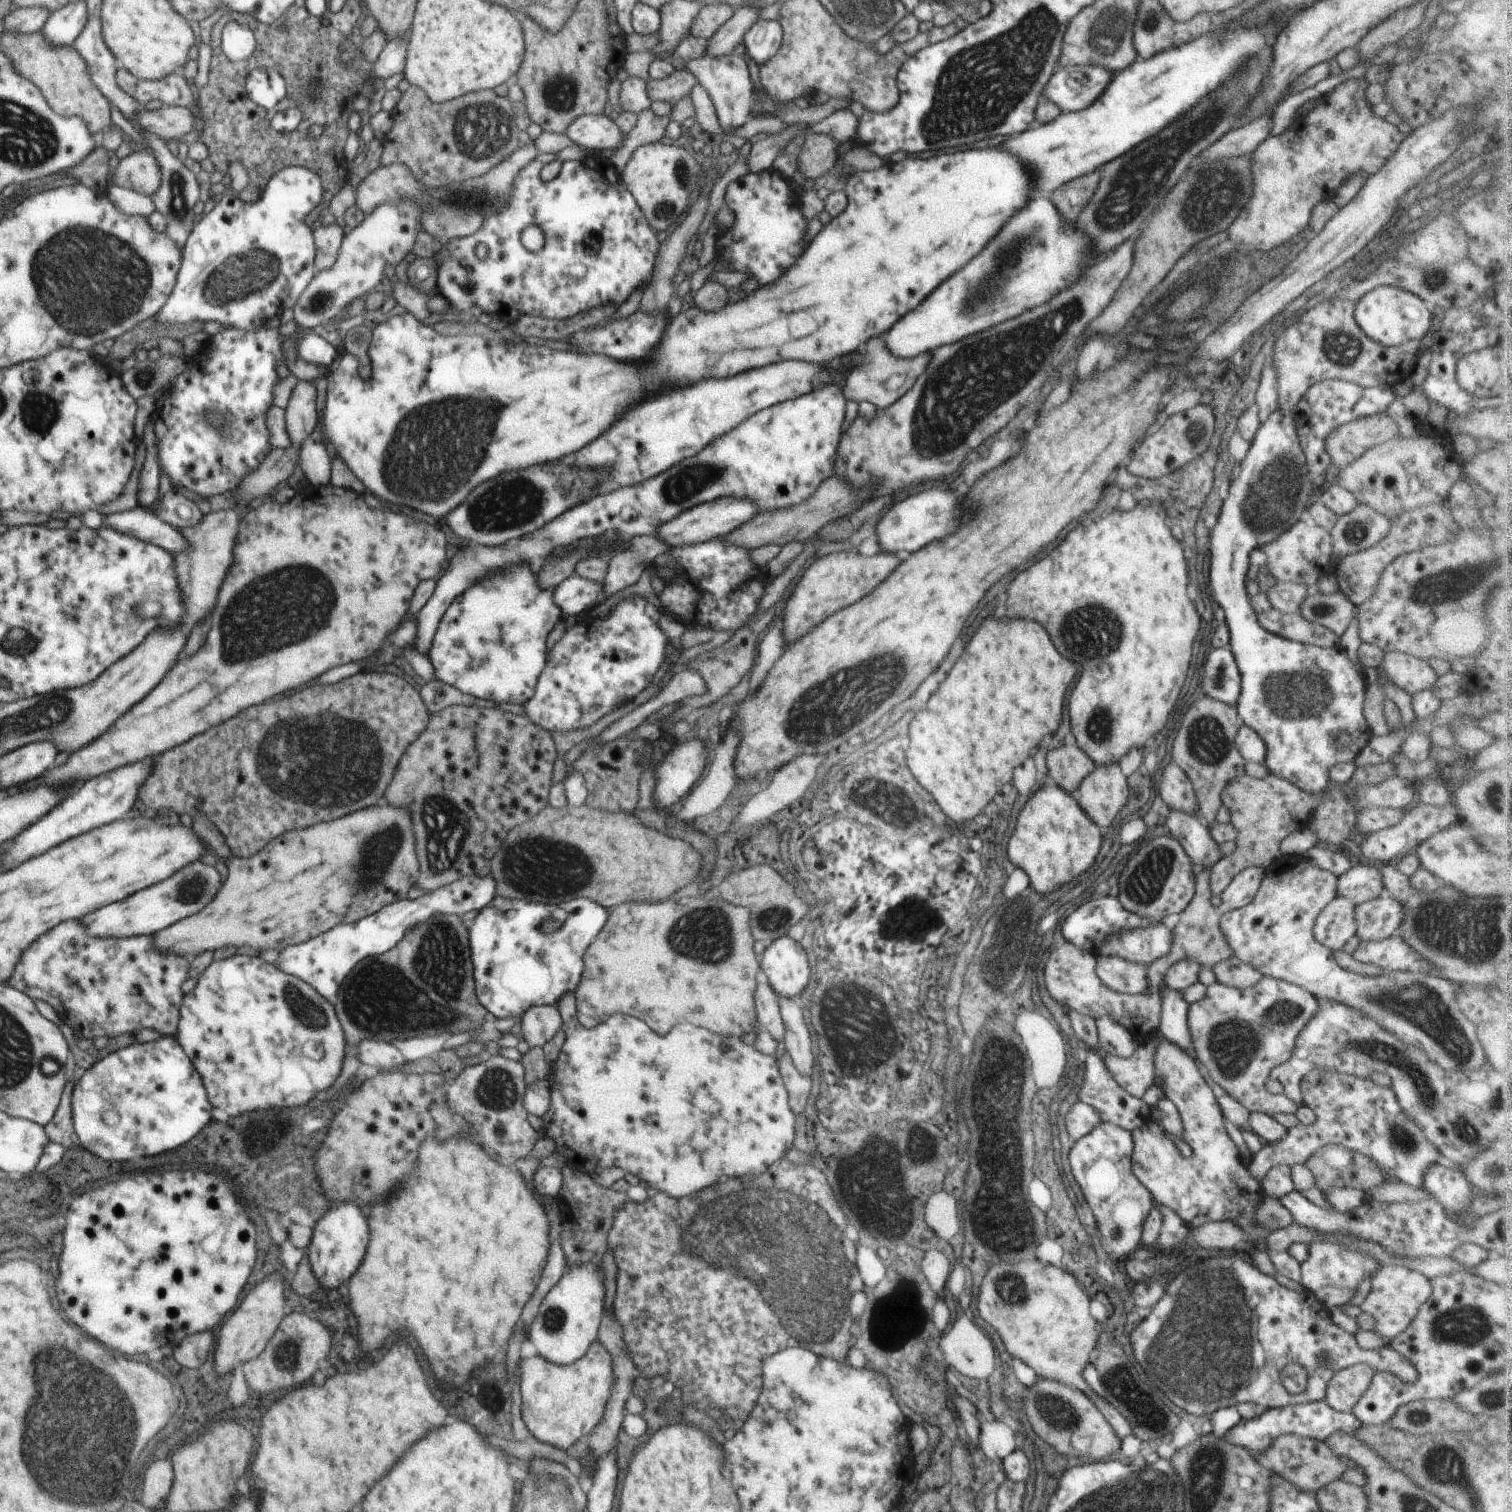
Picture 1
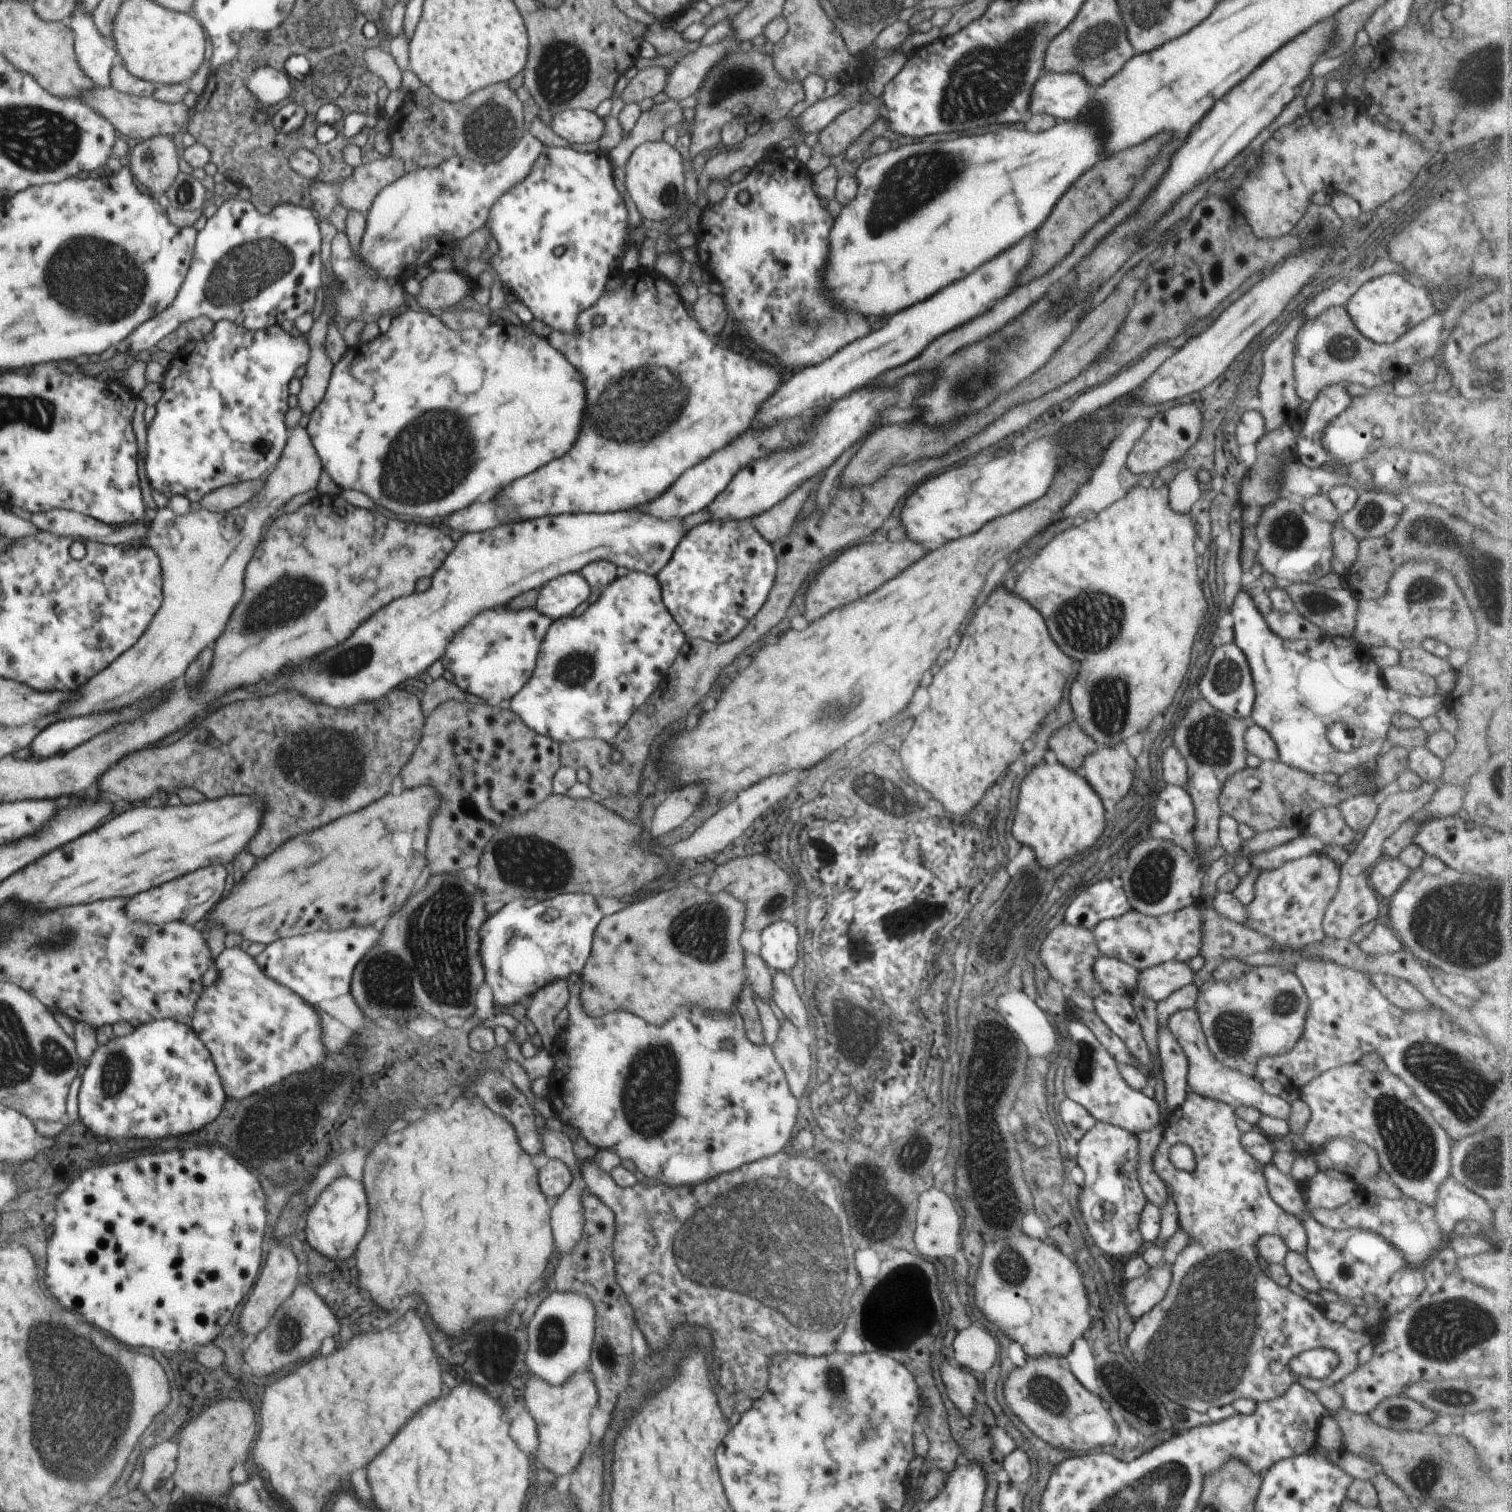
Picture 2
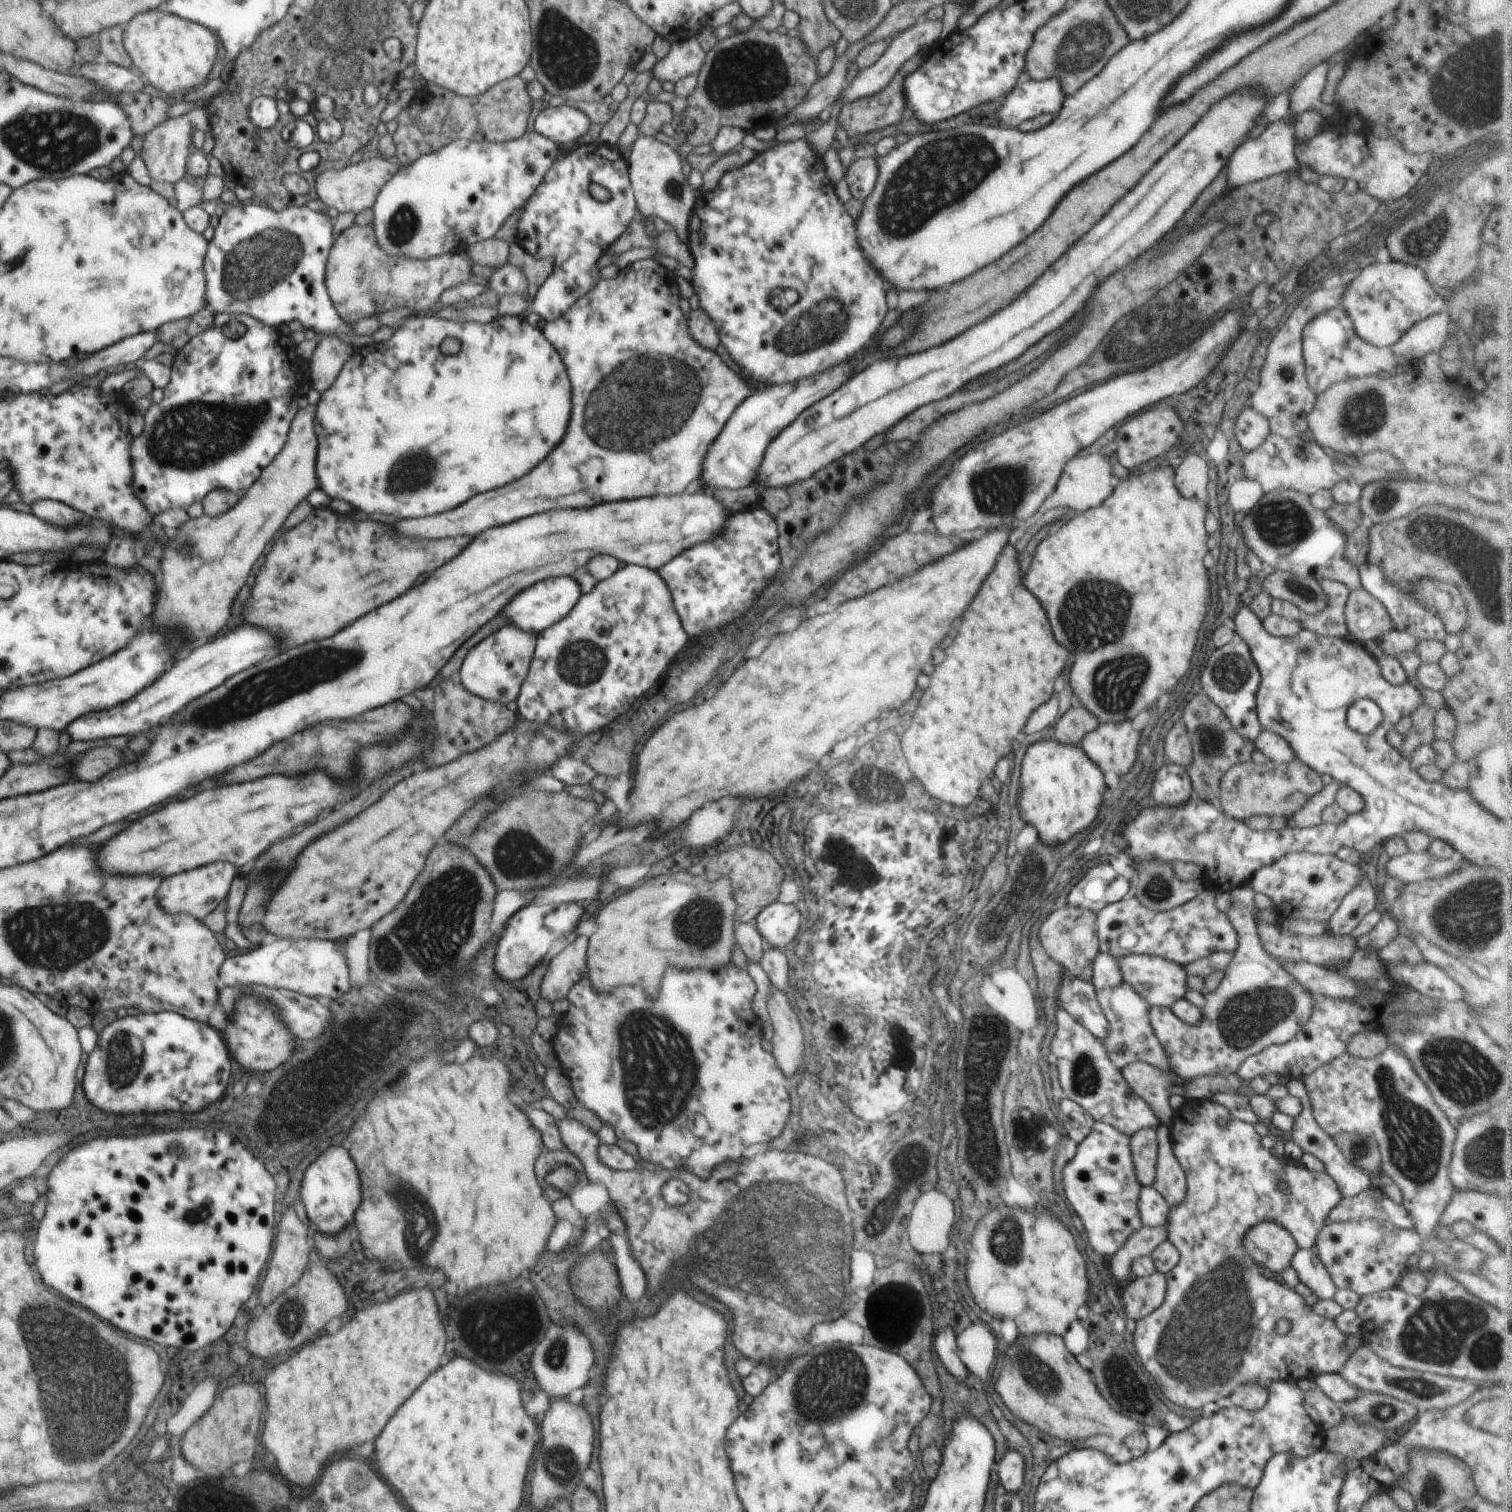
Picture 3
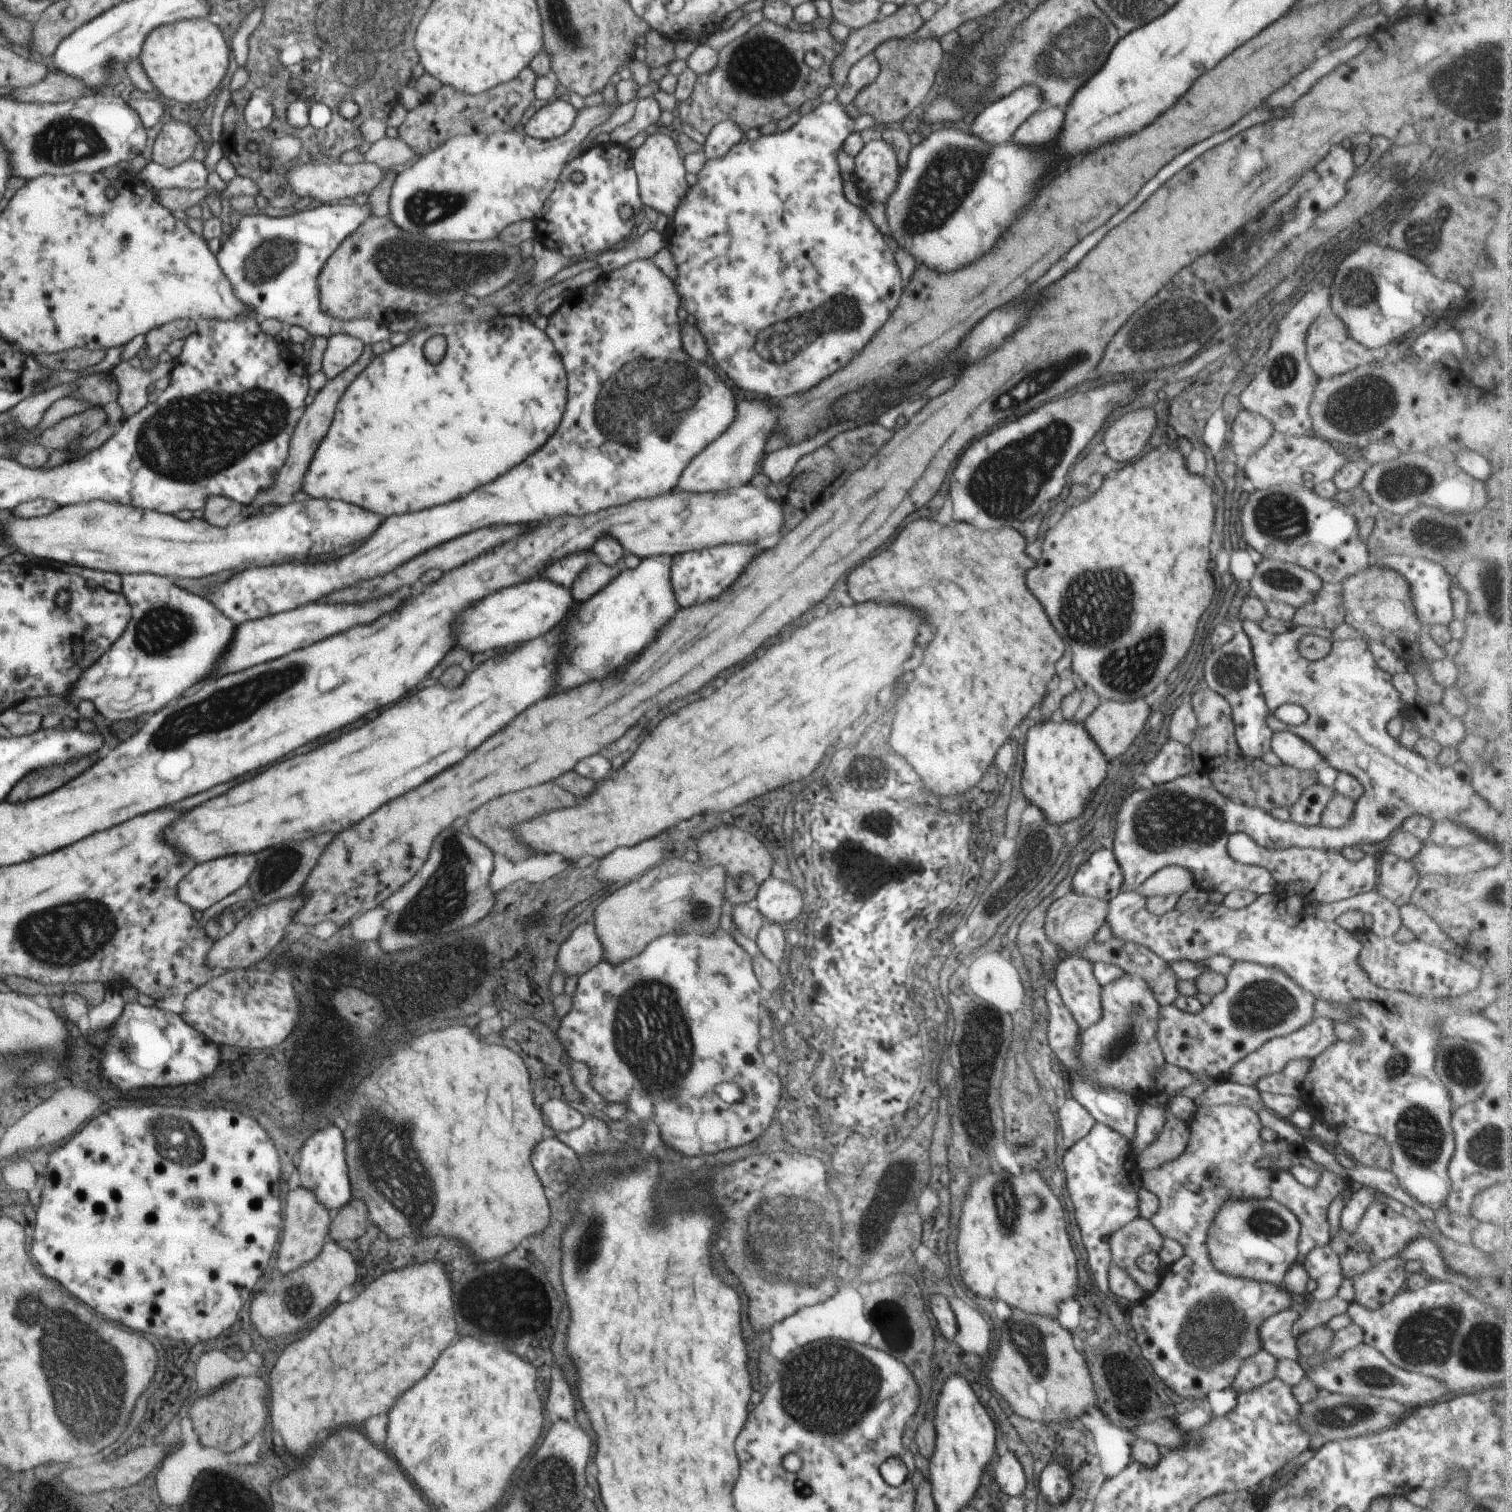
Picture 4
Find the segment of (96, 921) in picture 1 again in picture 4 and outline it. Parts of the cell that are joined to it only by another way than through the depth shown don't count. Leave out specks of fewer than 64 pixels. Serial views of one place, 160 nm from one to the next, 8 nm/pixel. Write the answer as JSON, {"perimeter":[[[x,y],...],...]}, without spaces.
{"perimeter":[[[250,854],[226,856],[226,858],[220,858],[220,860],[214,860],[214,862],[198,864],[198,870],[194,870],[194,874],[190,874],[190,878],[186,878],[186,882],[180,882],[178,896],[180,896],[182,902],[188,904],[194,910],[203,912],[208,910],[212,904],[220,902],[222,898],[230,896],[238,888],[247,884],[254,866],[256,866],[256,856],[250,856]]]}

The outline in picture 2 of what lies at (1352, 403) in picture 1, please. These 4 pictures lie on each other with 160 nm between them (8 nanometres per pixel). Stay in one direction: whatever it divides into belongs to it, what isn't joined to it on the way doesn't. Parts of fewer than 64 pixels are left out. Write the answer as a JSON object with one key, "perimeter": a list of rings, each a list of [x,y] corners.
{"perimeter":[[[1345,383],[1328,385],[1318,391],[1317,397],[1308,406],[1306,418],[1300,421],[1301,431],[1295,450],[1300,463],[1317,469],[1330,460],[1321,443],[1323,432],[1333,418],[1340,417],[1349,408],[1352,399]]]}

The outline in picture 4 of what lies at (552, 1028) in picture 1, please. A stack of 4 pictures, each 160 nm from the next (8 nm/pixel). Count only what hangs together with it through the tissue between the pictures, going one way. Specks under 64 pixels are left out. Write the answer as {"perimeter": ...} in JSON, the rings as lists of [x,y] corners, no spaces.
{"perimeter":[[[581,924],[567,940],[562,941],[555,958],[556,972],[564,972],[567,977],[580,976],[602,960],[603,948],[594,924]]]}

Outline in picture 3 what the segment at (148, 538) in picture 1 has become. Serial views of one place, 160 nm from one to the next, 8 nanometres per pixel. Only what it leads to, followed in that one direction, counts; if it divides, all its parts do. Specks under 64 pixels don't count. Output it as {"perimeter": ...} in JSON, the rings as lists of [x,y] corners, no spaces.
{"perimeter":[[[38,500],[30,504],[32,515],[50,523],[54,527],[69,527],[84,519],[85,515],[56,500]]]}

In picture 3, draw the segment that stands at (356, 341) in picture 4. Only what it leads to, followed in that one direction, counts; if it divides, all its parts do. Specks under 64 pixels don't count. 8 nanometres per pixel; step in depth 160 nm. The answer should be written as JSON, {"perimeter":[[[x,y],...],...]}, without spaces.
{"perimeter":[[[336,336],[322,338],[310,358],[310,382],[320,393],[326,392],[338,378],[346,360],[357,350],[352,344],[342,342]]]}

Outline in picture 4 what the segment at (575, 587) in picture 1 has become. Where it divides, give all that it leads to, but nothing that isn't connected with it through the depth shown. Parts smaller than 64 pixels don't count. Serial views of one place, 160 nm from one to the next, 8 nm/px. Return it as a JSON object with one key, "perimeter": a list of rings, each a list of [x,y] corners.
{"perimeter":[[[536,577],[518,586],[502,589],[484,598],[478,606],[462,612],[456,618],[458,640],[455,640],[455,646],[458,642],[460,648],[472,650],[476,654],[476,652],[486,652],[490,648],[500,648],[540,638],[548,634],[568,614],[574,602],[570,592],[568,588],[549,581],[546,577]]]}

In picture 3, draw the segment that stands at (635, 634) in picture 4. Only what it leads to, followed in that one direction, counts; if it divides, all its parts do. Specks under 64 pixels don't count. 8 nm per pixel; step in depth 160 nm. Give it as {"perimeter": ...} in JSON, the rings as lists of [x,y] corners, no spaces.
{"perimeter":[[[626,565],[625,568],[618,569],[611,577],[601,580],[594,585],[594,588],[580,597],[576,606],[560,622],[553,624],[550,628],[545,628],[537,634],[535,651],[529,666],[529,671],[525,681],[522,683],[519,695],[512,707],[520,715],[520,718],[539,725],[551,726],[556,731],[567,733],[568,735],[584,736],[591,732],[606,728],[610,722],[623,718],[623,714],[629,712],[632,705],[656,682],[660,682],[668,672],[669,666],[678,656],[678,652],[688,644],[688,634],[684,632],[678,613],[674,608],[672,596],[667,584],[662,580],[658,571],[641,567],[640,565]]]}

